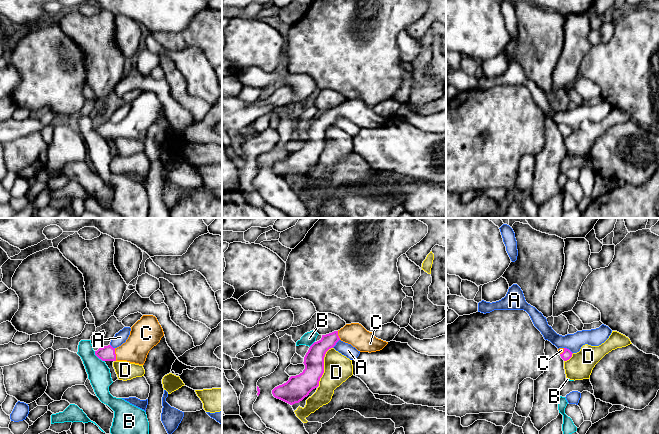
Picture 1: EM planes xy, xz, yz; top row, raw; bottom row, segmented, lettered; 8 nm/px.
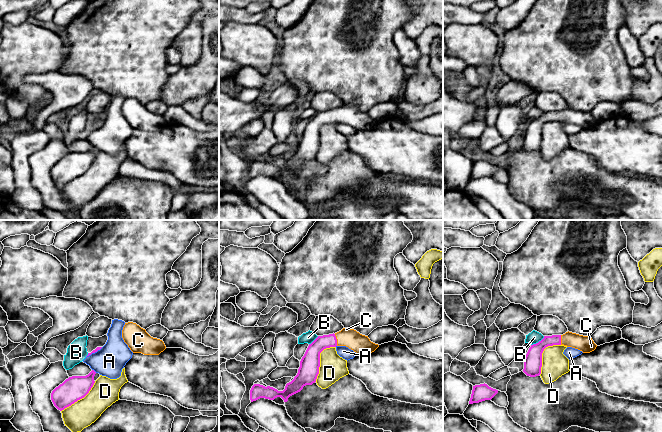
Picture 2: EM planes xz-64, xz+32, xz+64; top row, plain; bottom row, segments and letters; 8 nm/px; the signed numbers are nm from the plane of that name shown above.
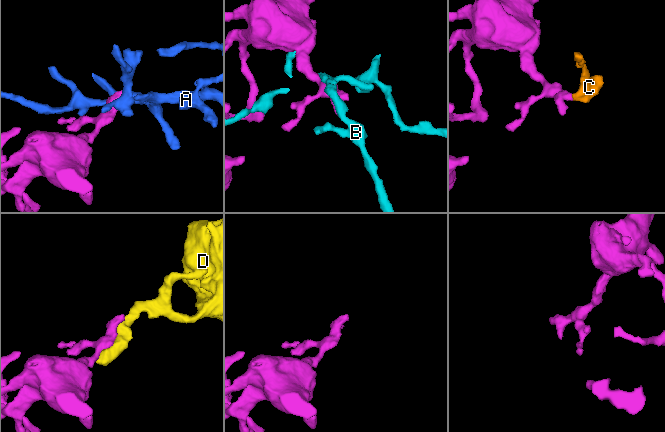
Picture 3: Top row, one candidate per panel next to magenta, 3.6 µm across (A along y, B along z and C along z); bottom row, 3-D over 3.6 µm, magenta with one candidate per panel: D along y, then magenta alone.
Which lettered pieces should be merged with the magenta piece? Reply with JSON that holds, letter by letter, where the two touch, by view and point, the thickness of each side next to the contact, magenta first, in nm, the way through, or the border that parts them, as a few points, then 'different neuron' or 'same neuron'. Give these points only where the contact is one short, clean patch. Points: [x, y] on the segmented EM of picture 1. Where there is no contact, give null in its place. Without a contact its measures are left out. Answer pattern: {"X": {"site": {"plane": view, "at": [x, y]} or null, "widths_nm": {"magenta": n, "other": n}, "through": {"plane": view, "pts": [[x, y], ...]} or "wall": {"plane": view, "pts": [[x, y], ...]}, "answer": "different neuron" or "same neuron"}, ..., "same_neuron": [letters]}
{"A": {"site": {"plane": "yz", "at": [568, 349]}, "widths_nm": {"magenta": 80, "other": 140}, "answer": "different neuron"}, "B": {"site": {"plane": "xy", "at": [98, 357]}, "widths_nm": {"magenta": 130, "other": 180}, "answer": "different neuron"}, "C": {"site": {"plane": "xy", "at": [115, 354]}, "widths_nm": {"magenta": 130, "other": 220}, "through": {"plane": "xy", "pts": [[107, 353], [115, 354], [130, 351], [142, 339]]}, "answer": "same neuron"}, "D": {"site": {"plane": "xz", "at": [323, 366]}, "widths_nm": {"magenta": 190, "other": 220}, "answer": "different neuron"}, "same_neuron": ["C"]}

